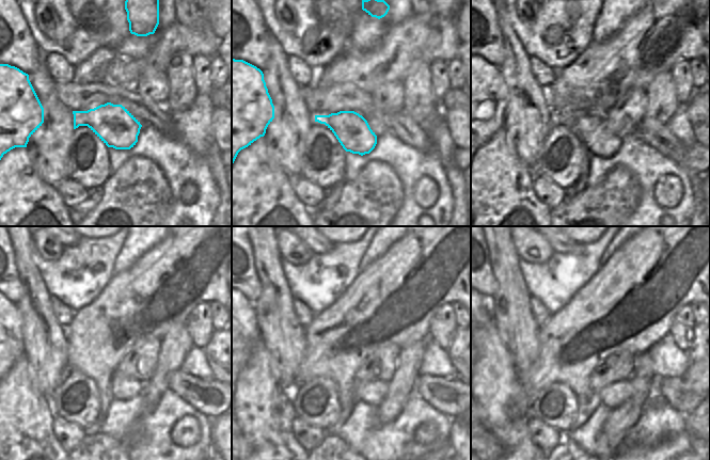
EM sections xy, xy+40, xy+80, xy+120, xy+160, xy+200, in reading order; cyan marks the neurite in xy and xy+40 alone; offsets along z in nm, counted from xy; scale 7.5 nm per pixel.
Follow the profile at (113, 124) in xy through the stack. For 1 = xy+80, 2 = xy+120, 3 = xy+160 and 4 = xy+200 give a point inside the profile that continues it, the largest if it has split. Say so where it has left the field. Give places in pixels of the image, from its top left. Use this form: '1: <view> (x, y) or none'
1: xy+80 (590, 129)
2: xy+120 (123, 386)
3: xy+160 (374, 393)
4: xy+200 (613, 395)

